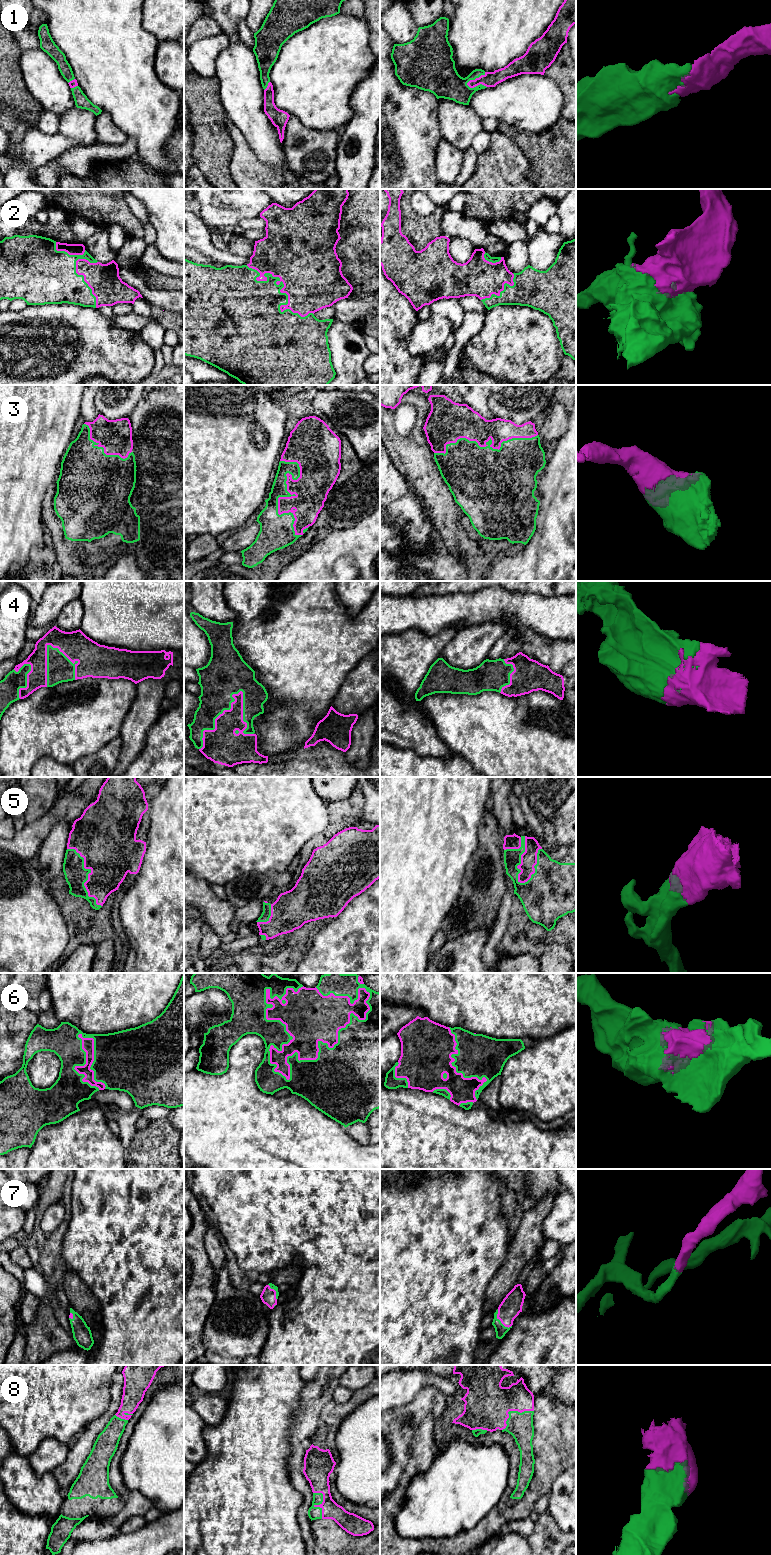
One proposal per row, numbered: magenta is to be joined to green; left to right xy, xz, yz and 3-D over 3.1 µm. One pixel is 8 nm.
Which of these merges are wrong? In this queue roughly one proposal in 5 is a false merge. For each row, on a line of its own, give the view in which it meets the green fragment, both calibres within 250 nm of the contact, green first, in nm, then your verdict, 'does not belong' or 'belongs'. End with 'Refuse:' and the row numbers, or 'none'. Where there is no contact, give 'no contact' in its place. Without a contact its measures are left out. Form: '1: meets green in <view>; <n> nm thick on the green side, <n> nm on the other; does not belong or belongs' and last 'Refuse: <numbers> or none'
1: meets green in yz; 260 nm thick on the green side, 120 nm on the other; belongs
2: meets green in xz; 400 nm thick on the green side, 460 nm on the other; belongs
3: meets green in xz; 180 nm thick on the green side, 280 nm on the other; belongs
4: meets green in xz; 260 nm thick on the green side, 300 nm on the other; belongs
5: meets green in yz; 220 nm thick on the green side, 130 nm on the other; belongs
6: meets green in xz; 320 nm thick on the green side, 400 nm on the other; belongs
7: meets green in yz; 90 nm thick on the green side, 170 nm on the other; belongs
8: meets green in xz; 100 nm thick on the green side, 220 nm on the other; belongs
Refuse: none

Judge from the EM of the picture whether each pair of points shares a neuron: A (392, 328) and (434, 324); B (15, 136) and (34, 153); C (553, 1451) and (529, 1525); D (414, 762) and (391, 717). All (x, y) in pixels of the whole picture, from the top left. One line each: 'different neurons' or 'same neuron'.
A: different neurons
B: different neurons
C: different neurons
D: different neurons

